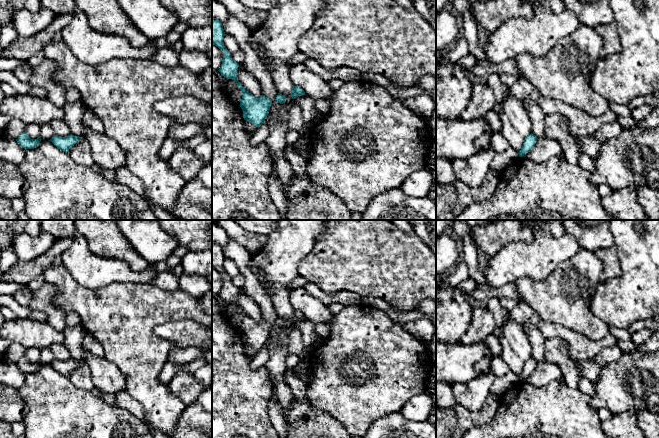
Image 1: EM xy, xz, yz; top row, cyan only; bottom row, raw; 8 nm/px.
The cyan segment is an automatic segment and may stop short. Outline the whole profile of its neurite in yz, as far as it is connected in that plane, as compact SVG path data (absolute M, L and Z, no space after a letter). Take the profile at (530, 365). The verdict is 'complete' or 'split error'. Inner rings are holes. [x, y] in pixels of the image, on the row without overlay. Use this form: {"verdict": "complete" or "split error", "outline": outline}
{"verdict": "complete", "outline": "M532 357L530 359L528 359L525 362L525 365L523 367L521 374L518 376L519 381L523 381L528 376L530 376L533 373L533 371L535 370L537 364L538 364L538 362L535 359L533 359Z"}

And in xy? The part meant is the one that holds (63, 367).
{"verdict": "complete", "outline": "M70 358L67 361L54 359L49 365L51 365L58 373L67 377L81 363L81 361Z"}

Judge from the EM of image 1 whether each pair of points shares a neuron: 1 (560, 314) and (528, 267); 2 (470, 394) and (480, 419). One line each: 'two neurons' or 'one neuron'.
1: two neurons
2: two neurons

